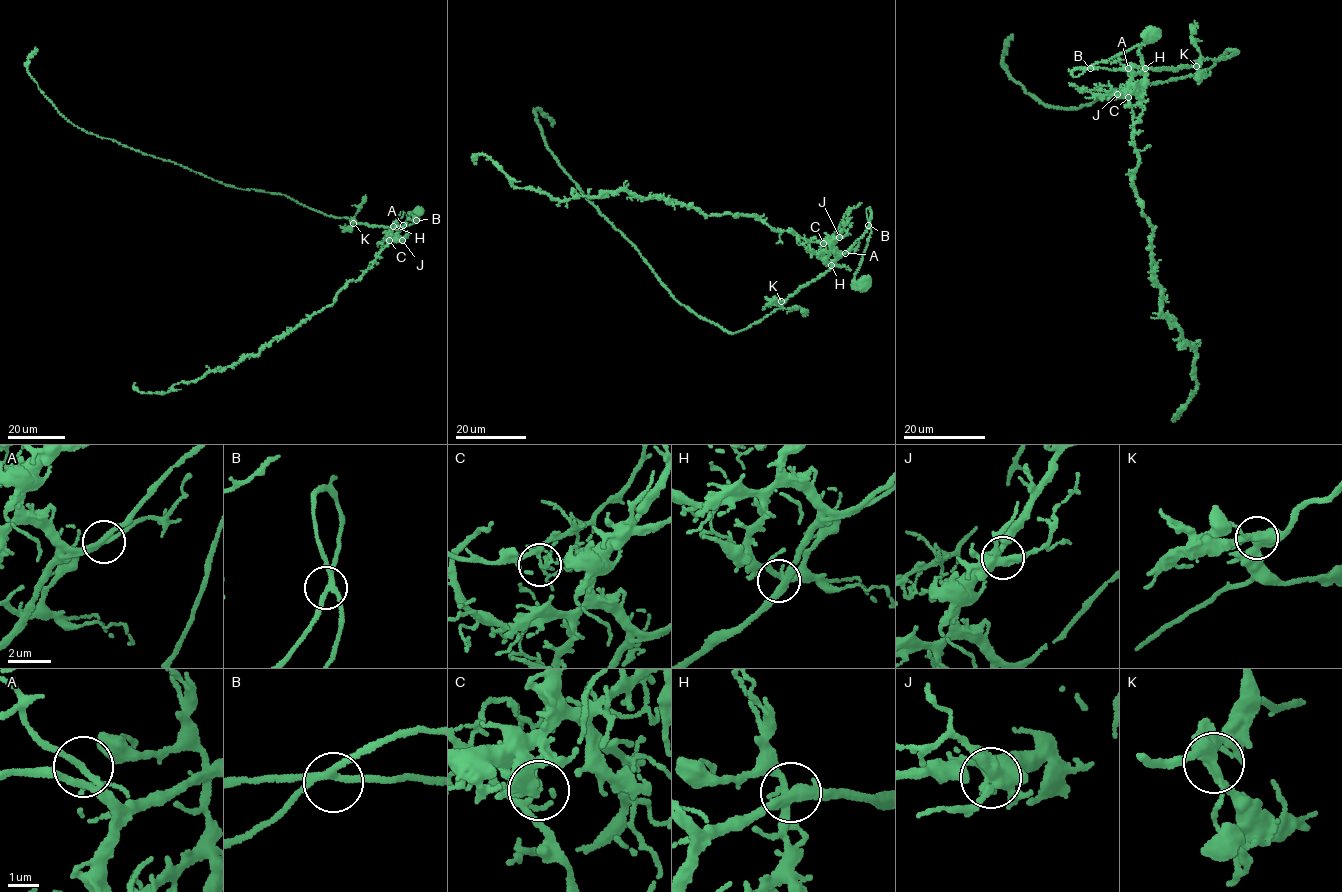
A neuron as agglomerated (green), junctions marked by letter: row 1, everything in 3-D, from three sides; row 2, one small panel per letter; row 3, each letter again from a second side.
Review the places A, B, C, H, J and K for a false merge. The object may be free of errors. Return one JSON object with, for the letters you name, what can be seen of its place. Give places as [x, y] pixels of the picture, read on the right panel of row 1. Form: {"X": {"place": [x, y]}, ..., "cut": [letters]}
{"C": {"place": [1128, 97]}, "cut": ["C"]}

